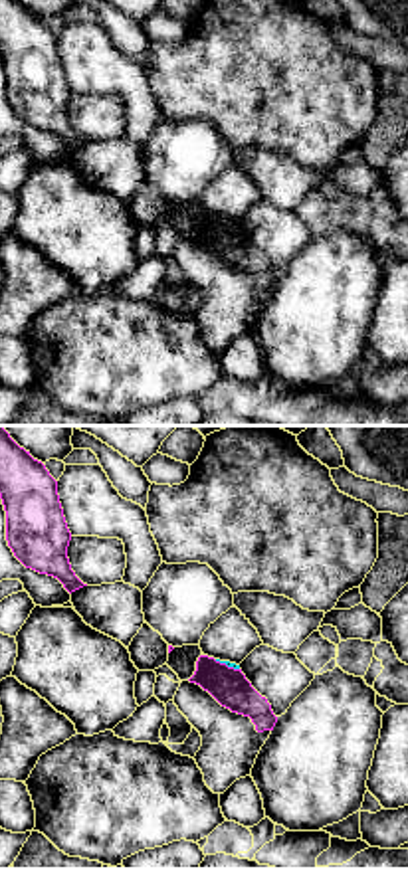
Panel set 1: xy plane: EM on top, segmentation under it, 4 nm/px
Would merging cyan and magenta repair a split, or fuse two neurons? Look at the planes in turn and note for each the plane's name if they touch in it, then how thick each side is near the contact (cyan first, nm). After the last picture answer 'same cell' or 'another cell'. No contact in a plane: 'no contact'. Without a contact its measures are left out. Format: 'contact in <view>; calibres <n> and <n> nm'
contact in xy; calibres 20 and 150 nm

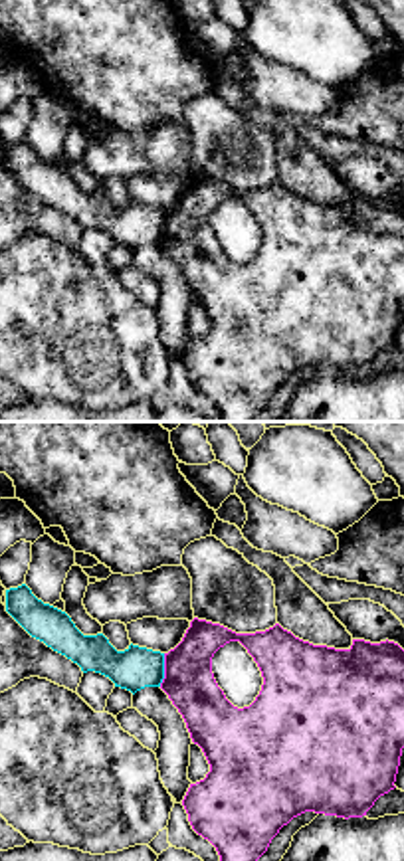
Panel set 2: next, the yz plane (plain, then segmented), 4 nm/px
contact in yz; calibres 170 and 200 nm

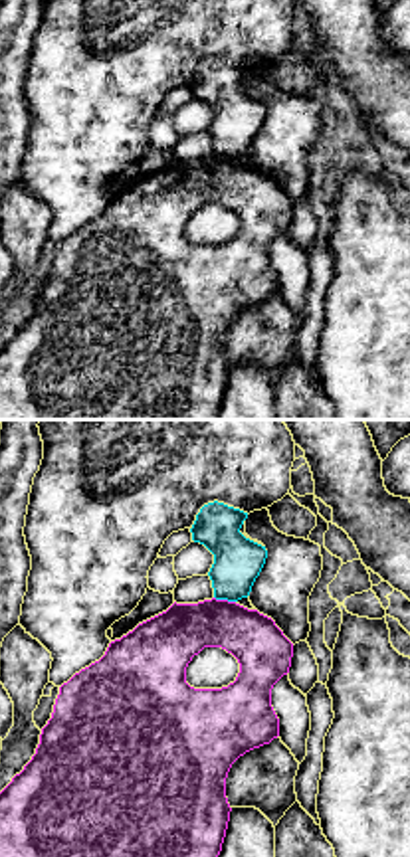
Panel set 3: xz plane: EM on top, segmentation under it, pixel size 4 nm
contact in xz; calibres 200 and 220 nm

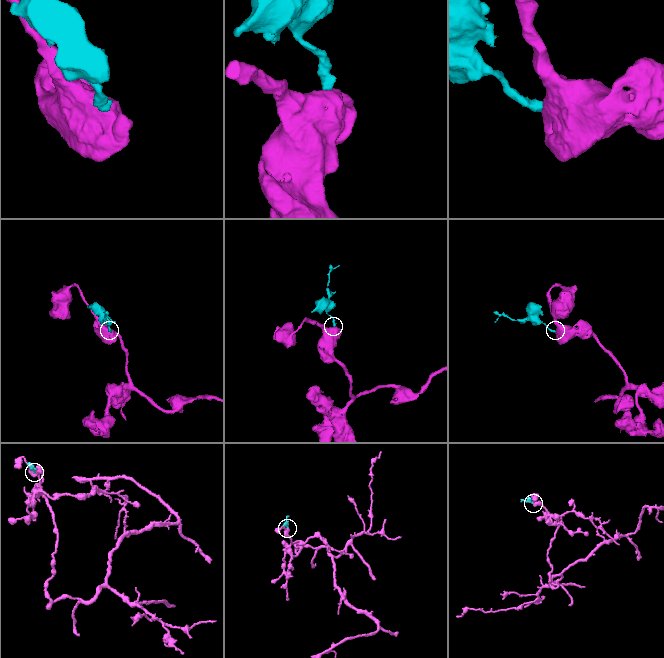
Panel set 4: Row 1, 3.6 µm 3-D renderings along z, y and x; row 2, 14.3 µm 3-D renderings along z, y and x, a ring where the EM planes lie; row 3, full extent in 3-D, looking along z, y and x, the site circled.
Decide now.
another cell

